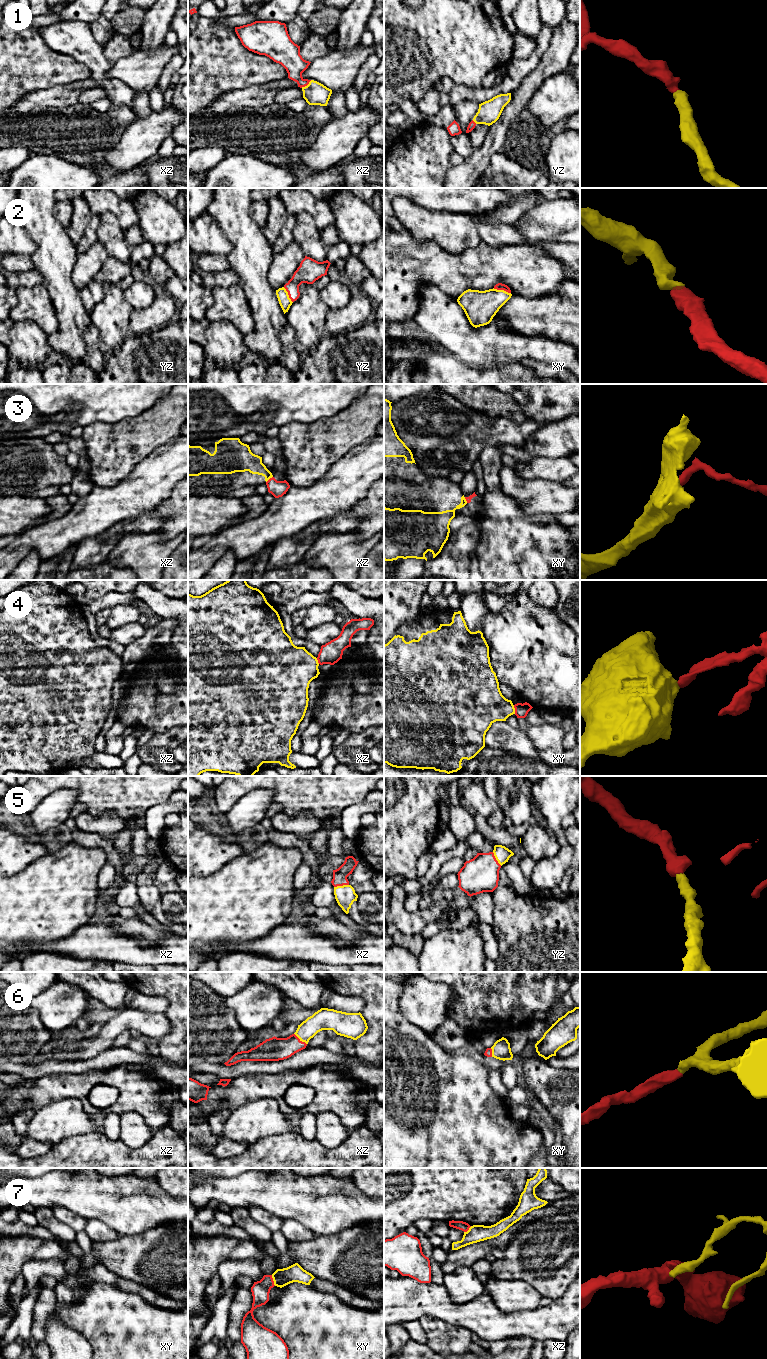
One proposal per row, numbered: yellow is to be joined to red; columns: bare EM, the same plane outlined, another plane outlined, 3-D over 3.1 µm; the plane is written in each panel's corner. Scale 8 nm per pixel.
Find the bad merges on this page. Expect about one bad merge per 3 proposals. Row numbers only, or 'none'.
3, 4, 7

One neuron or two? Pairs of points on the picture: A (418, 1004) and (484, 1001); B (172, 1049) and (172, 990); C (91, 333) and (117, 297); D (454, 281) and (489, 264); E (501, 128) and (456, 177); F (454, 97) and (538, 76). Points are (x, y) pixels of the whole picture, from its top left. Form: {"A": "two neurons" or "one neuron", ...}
{"A": "two neurons", "B": "one neuron", "C": "two neurons", "D": "one neuron", "E": "one neuron", "F": "two neurons"}

